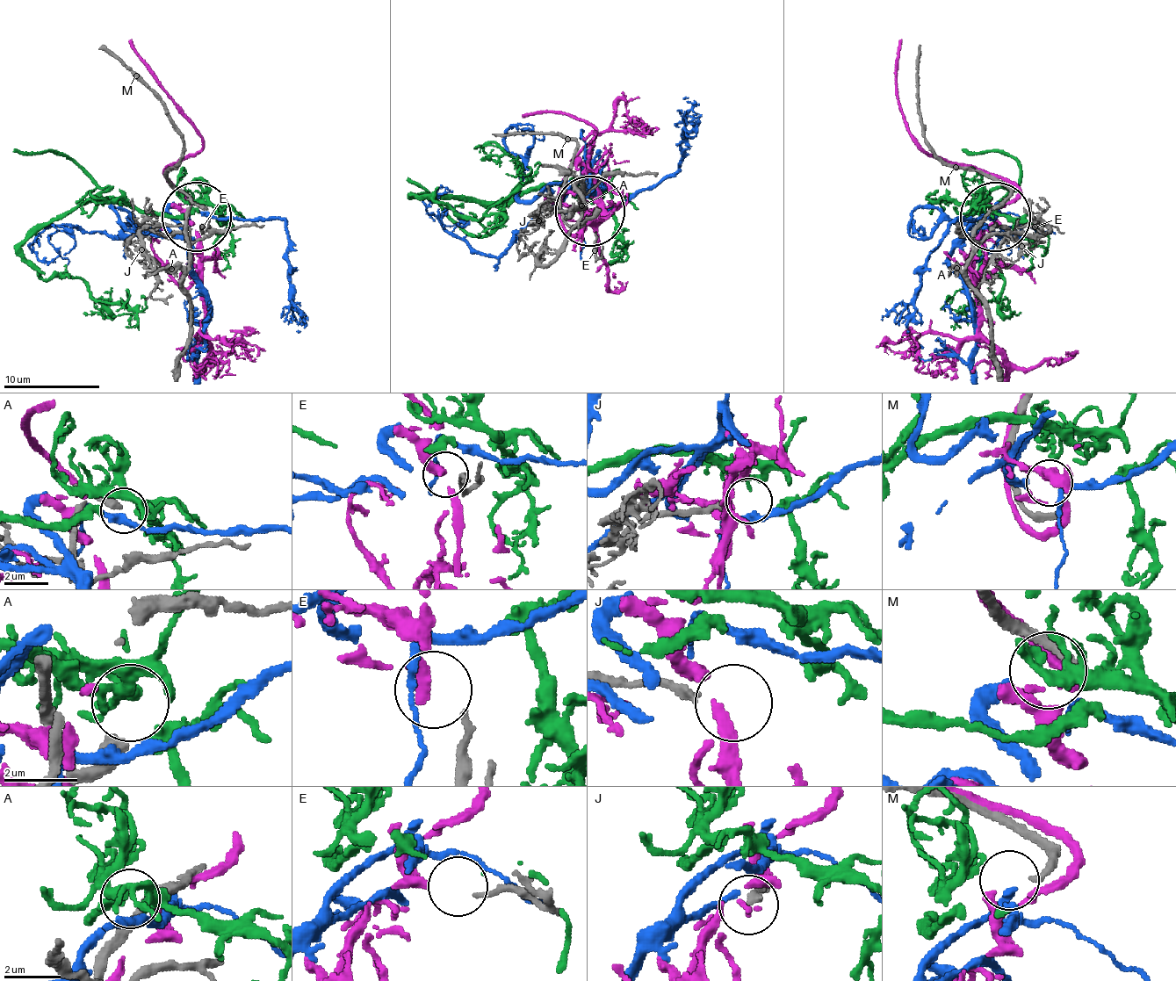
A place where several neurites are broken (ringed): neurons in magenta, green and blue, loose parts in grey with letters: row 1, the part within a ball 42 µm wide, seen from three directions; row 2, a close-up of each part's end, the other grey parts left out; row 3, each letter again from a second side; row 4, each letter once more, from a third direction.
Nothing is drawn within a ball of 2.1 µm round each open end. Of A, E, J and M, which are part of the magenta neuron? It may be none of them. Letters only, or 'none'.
E

